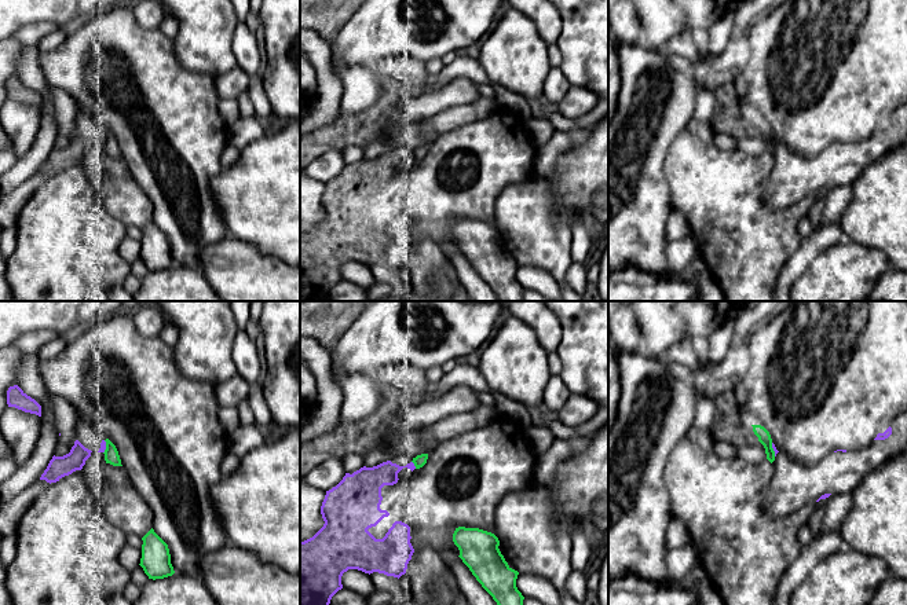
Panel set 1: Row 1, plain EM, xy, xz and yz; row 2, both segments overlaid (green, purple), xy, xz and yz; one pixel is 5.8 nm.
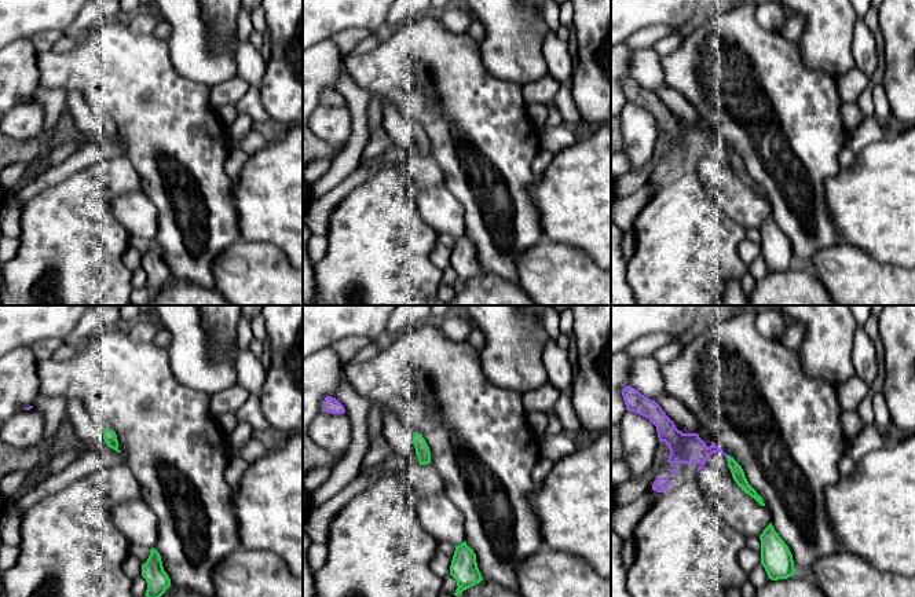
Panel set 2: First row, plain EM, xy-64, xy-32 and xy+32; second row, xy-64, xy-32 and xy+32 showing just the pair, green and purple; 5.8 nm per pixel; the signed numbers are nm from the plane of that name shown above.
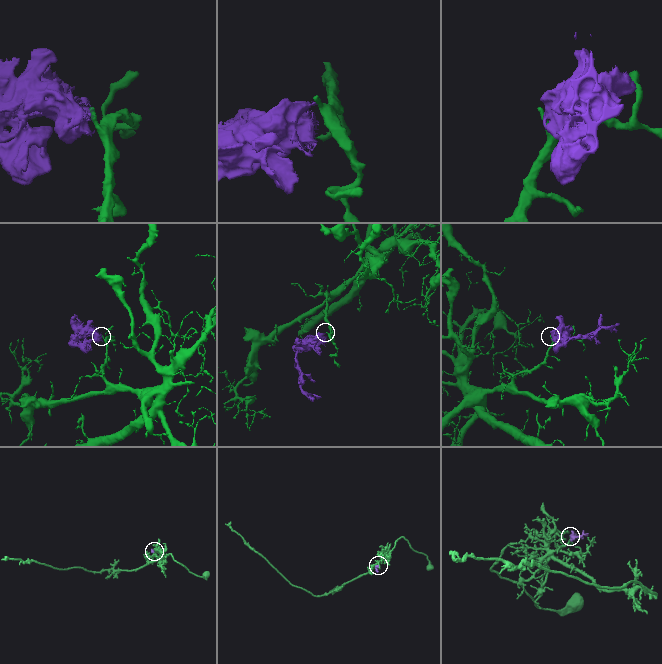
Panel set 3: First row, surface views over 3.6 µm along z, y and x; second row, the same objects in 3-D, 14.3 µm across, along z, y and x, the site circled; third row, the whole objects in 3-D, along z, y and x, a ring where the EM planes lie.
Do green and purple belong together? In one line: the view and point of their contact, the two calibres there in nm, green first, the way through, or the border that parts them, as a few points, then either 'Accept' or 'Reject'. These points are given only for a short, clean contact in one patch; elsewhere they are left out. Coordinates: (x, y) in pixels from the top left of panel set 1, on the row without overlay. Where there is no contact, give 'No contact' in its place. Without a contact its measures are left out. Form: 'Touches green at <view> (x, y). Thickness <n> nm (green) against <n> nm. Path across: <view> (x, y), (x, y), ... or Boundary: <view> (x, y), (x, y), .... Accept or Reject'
Touches green at xz (414, 157). Thickness 70 nm (green) against 140 nm. Reject

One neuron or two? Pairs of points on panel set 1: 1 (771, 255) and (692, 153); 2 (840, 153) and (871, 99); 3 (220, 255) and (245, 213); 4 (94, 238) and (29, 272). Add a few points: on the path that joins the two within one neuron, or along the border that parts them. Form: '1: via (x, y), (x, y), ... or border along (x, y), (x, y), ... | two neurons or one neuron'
1: via (746, 230), (723, 206), (721, 198), (701, 178) | one neuron
2: border along (874, 132), (847, 143) | two neurons
3: border along (229, 234), (252, 244), (260, 250) | two neurons
4: via (77, 244), (46, 272) | one neuron

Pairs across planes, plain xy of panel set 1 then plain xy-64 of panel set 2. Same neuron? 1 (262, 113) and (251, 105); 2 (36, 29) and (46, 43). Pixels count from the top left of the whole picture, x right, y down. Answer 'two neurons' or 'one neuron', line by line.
1: one neuron
2: one neuron

